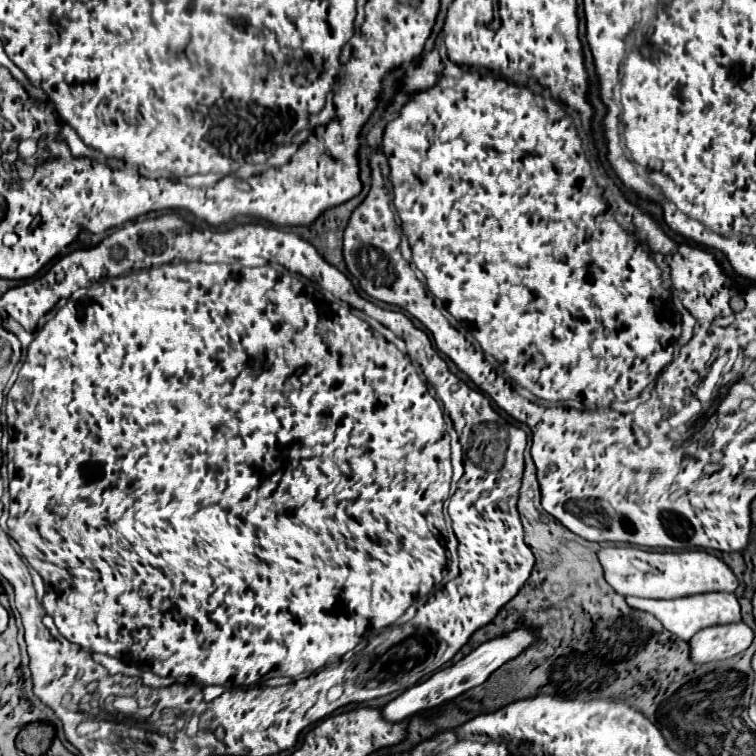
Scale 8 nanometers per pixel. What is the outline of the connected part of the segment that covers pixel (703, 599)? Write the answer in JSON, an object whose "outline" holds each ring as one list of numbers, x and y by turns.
{"outline":[[708,592,708,594,698,594,698,596,686,596,686,598,674,598,674,600,646,600,646,598,634,598,628,596,626,598,628,606,636,608,636,610,644,610,654,614,662,626,672,632,674,636,682,638,682,640,690,640,696,632,700,632,702,628,708,626,716,626,716,624,734,624,734,622,742,622,742,612,740,612,740,602,734,594,728,592]]}

